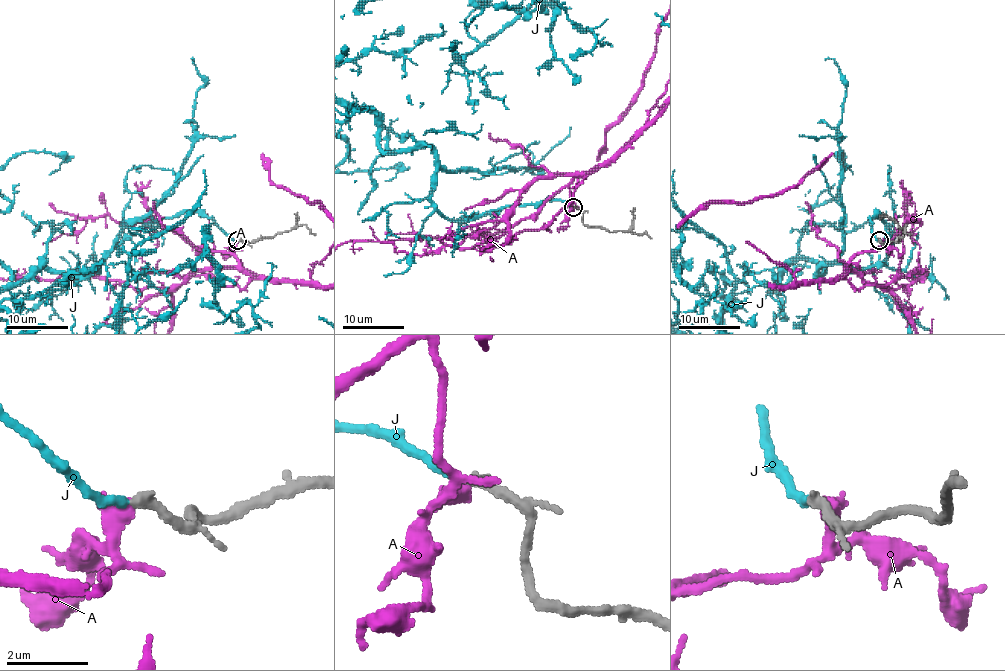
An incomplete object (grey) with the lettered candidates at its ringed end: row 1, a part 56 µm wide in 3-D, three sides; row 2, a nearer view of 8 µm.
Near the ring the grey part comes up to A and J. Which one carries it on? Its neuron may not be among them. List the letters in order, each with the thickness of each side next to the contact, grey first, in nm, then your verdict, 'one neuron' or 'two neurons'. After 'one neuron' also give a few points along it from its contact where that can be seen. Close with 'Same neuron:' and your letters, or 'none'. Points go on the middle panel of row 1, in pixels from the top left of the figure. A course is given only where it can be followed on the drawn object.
A: calibres 260 and 460 nm; two neurons
J: calibres 260 and 220 nm; one neuron
Same neuron: J

